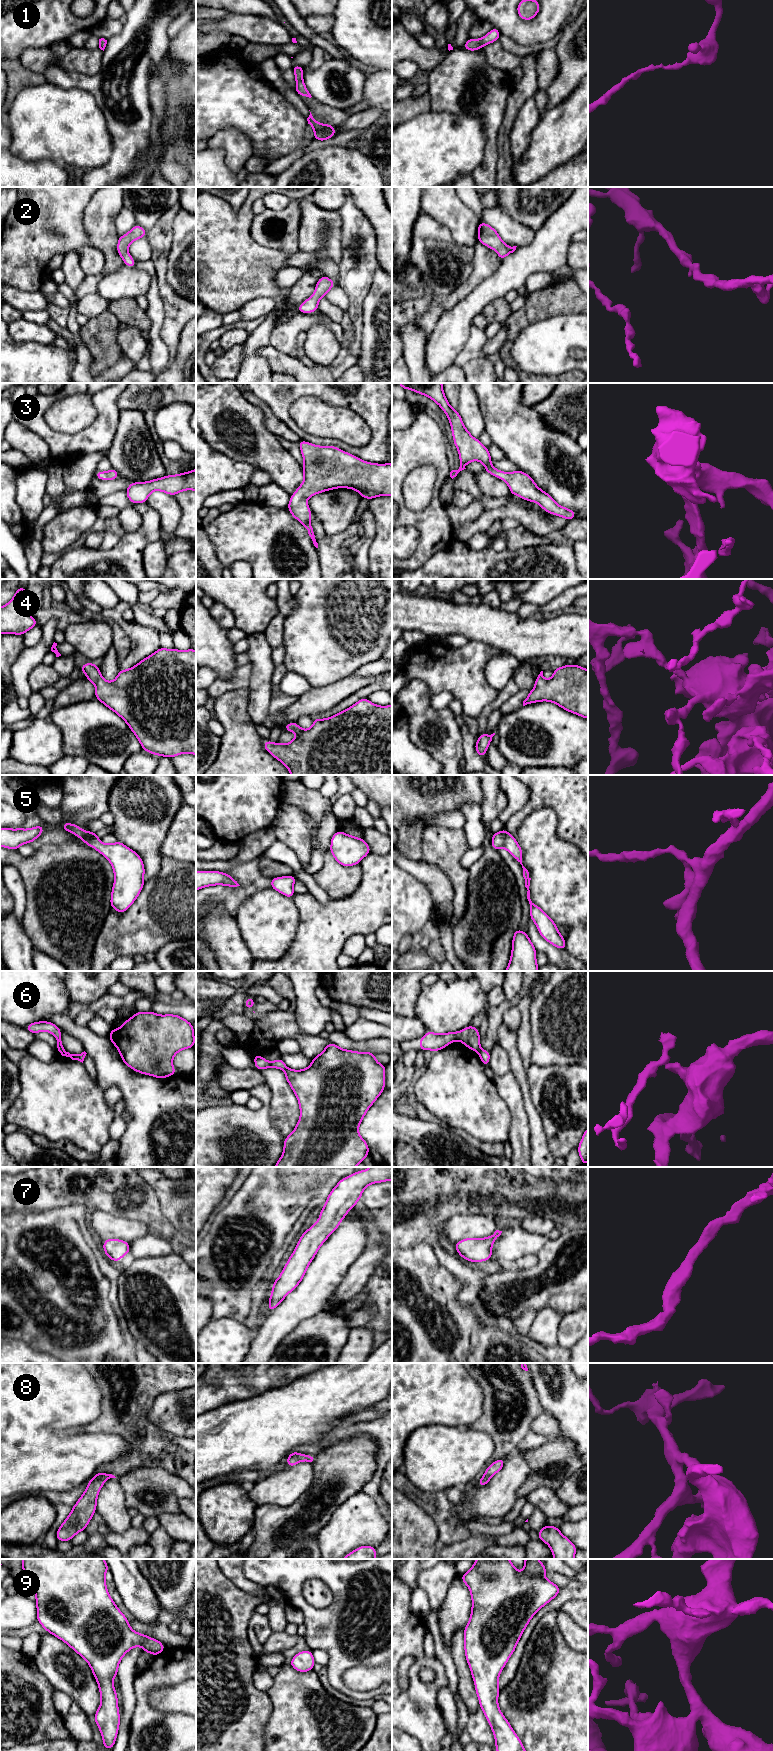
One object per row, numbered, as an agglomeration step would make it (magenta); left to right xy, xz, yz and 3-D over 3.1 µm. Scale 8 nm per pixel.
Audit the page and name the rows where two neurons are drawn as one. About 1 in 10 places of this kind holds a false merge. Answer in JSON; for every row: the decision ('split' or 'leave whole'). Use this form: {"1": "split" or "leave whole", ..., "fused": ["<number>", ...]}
{"1": "leave whole", "2": "leave whole", "3": "leave whole", "4": "leave whole", "5": "leave whole", "6": "split", "7": "leave whole", "8": "leave whole", "9": "leave whole", "fused": ["6"]}

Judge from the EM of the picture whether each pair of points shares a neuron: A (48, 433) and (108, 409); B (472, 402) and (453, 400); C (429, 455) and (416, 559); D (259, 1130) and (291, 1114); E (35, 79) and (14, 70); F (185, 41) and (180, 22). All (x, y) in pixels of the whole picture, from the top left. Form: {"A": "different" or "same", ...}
{"A": "same", "B": "different", "C": "same", "D": "different", "E": "same", "F": "different"}

